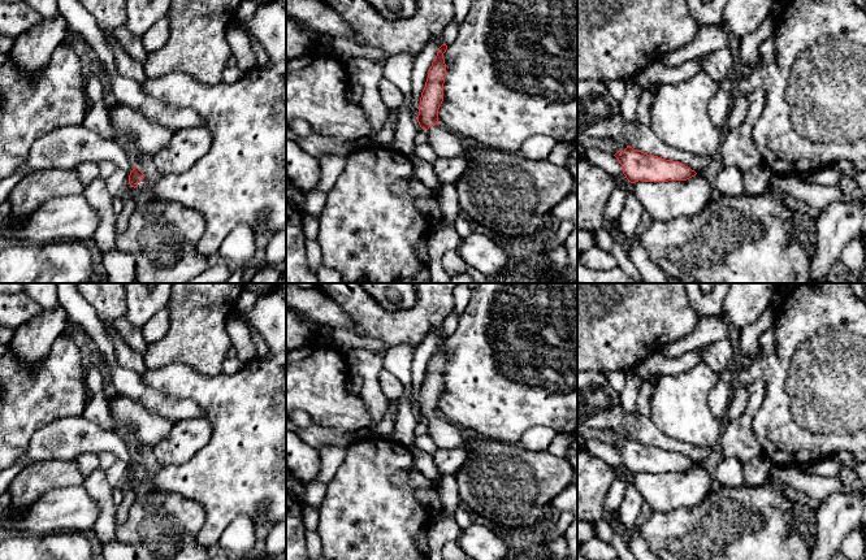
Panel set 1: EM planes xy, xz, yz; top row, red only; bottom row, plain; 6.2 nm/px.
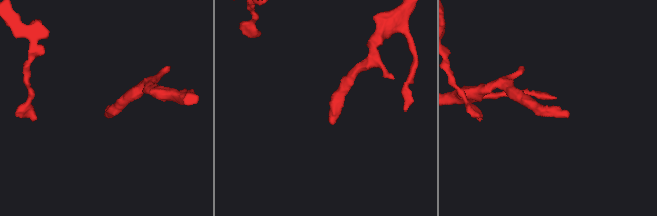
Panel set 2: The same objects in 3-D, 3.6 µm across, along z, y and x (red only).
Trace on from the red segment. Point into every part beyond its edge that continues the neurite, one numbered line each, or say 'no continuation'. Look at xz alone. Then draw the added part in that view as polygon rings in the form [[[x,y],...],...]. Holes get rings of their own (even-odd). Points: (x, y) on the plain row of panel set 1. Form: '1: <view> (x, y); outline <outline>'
1: xz (445, 435); outline [[[434,416],[426,421],[428,435],[438,450],[459,448],[464,443],[466,433],[440,416]]]

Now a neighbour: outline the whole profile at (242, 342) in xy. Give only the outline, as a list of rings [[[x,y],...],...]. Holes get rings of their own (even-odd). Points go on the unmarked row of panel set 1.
[[[229,321],[225,329],[226,335],[231,340],[231,348],[235,351],[237,357],[241,361],[248,363],[257,356],[250,326],[238,321]]]

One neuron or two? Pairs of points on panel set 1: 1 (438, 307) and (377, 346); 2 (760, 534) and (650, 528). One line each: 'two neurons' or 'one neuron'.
1: two neurons
2: one neuron

